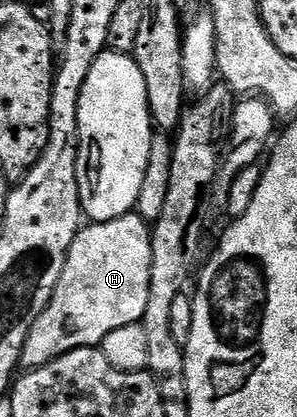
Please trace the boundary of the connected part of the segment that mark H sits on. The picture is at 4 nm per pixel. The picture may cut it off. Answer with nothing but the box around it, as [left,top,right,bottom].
[19,211,152,370]

